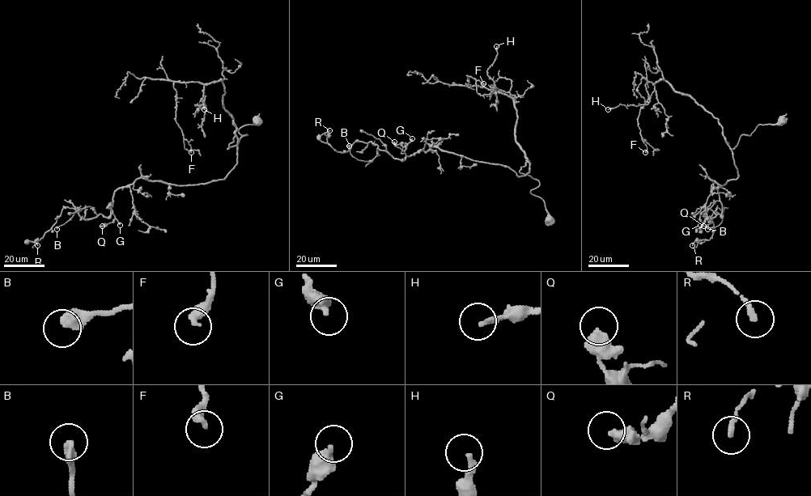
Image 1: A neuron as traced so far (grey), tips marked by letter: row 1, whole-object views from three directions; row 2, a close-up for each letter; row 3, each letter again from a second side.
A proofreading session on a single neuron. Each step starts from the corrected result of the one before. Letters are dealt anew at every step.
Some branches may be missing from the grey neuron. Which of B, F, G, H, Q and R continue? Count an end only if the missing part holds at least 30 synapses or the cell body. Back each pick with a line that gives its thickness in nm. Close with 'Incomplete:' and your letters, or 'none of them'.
Incomplete: none of them

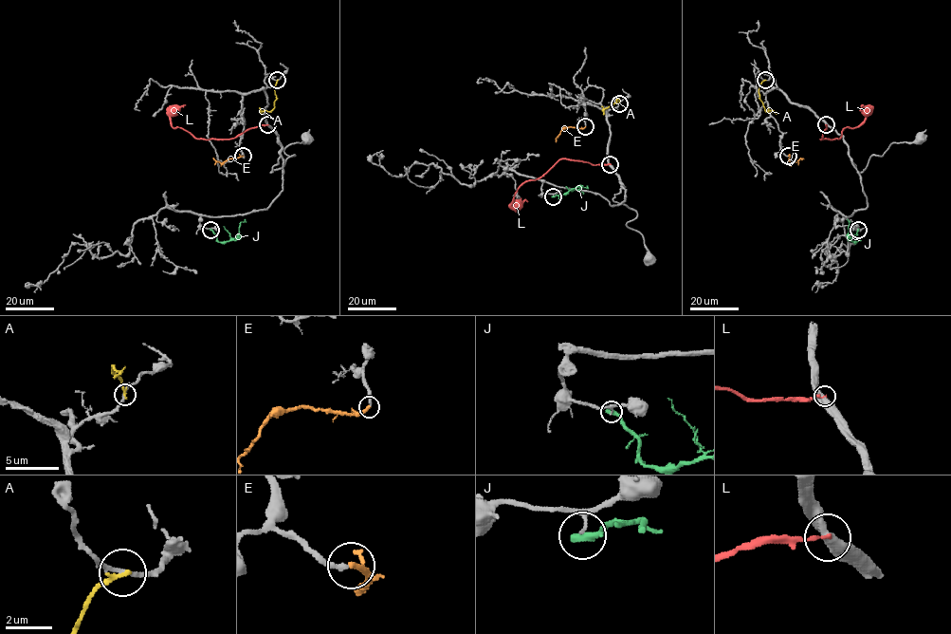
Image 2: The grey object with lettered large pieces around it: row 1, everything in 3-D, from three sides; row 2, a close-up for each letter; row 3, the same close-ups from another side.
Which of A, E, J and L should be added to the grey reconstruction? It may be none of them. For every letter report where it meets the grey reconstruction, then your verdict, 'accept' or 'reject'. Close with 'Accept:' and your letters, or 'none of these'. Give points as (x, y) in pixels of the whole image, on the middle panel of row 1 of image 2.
A: meets grey at (619, 103); reject
E: meets grey at (585, 126); accept
J: meets grey at (553, 196); reject
L: meets grey at (610, 164); reject
Accept: E

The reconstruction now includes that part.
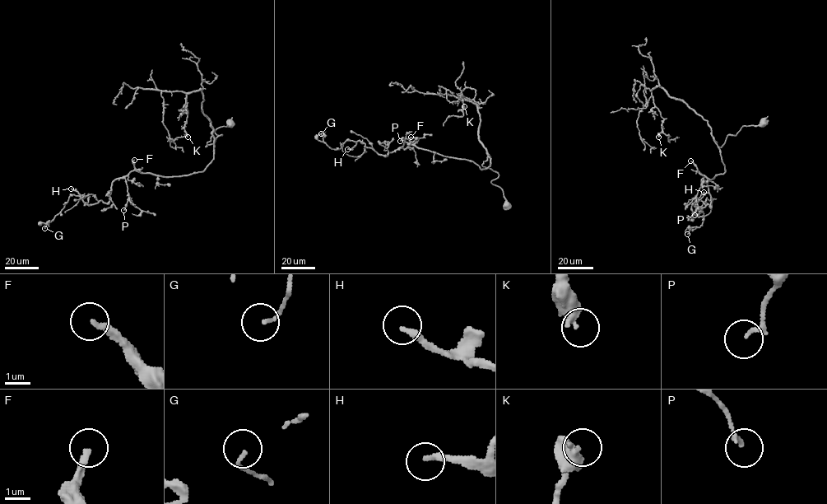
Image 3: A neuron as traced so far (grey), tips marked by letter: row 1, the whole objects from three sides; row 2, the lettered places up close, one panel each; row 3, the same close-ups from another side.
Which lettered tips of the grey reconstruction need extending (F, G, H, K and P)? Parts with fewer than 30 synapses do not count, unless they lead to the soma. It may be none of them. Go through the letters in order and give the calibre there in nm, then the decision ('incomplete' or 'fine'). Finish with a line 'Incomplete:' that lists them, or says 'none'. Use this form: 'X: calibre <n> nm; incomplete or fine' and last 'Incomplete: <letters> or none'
F: calibre 240 nm; incomplete
G: calibre 110 nm; fine
H: calibre 240 nm; incomplete
K: calibre 400 nm; fine
P: calibre 150 nm; fine
Incomplete: F, H

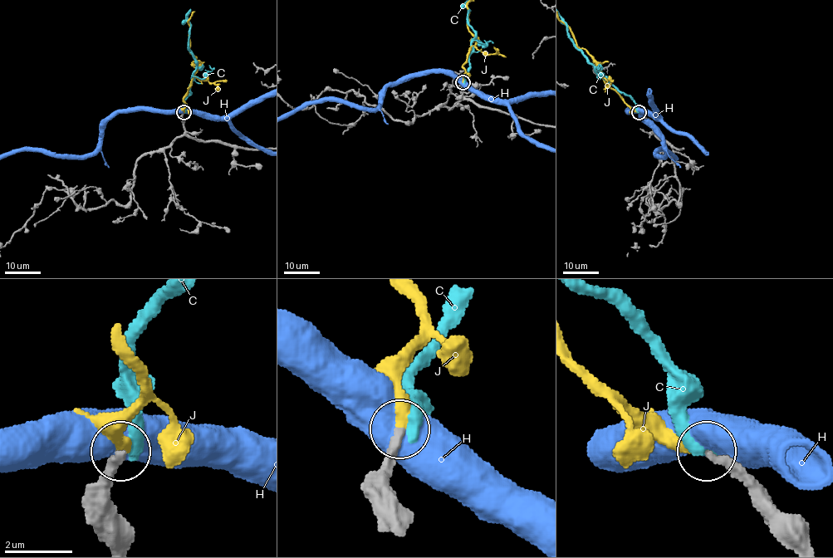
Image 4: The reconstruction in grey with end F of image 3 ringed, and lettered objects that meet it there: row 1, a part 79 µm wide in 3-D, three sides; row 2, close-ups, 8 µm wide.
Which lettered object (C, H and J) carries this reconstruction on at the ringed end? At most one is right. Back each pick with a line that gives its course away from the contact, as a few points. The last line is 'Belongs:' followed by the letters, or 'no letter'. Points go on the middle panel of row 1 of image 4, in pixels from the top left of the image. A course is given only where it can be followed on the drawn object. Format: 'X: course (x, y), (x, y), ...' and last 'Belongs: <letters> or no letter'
Belongs: J

